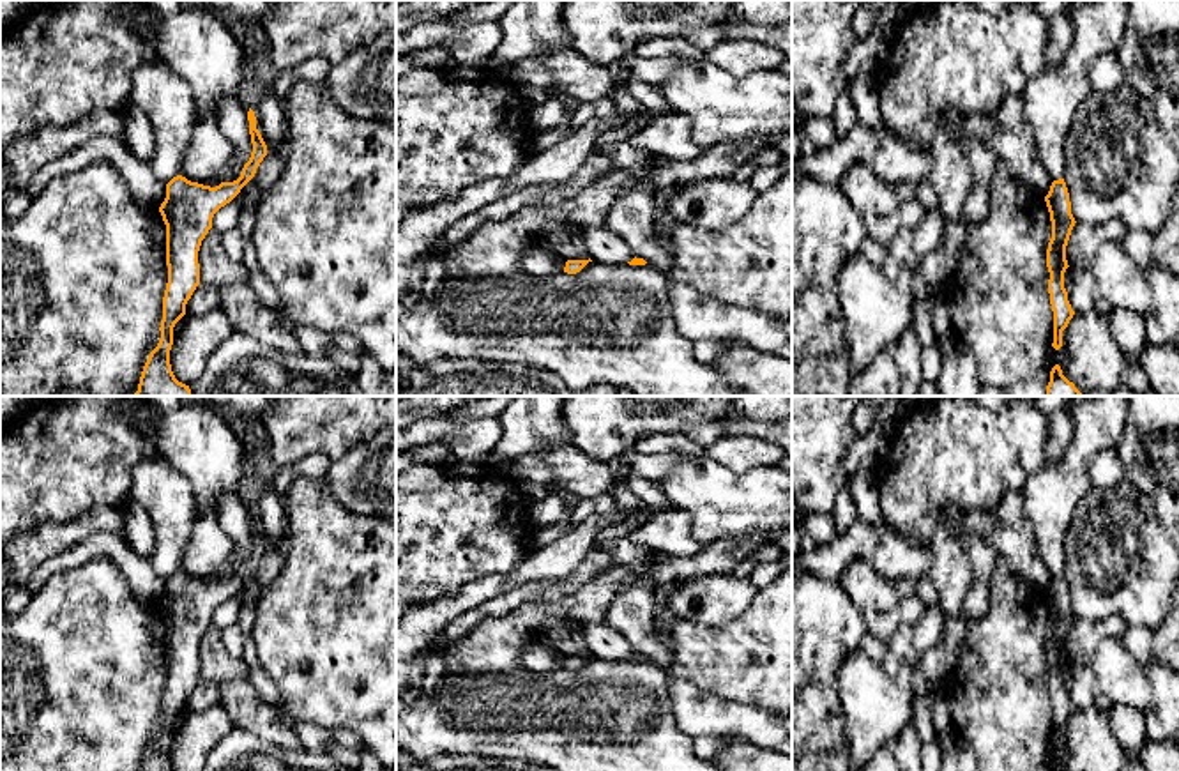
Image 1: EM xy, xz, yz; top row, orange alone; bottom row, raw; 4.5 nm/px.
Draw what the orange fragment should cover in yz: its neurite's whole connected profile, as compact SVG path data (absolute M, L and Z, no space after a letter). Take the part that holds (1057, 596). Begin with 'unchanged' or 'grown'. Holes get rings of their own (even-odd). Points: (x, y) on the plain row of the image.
unchanged; M1064 575L1052 578L1045 598L1052 617L1052 635L1046 645L1046 663L1050 668L1048 690L1053 707L1052 743L1059 746L1062 743L1062 727L1068 723L1069 716L1075 711L1068 697L1068 688L1064 684L1064 668L1069 663L1066 656L1066 642L1076 617L1071 610L1069 589Z

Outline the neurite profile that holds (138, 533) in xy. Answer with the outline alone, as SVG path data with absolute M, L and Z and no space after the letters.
M129 499L122 506L122 511L126 518L126 529L124 529L126 543L129 545L133 552L148 559L154 550L154 541L156 541L150 516L133 499Z

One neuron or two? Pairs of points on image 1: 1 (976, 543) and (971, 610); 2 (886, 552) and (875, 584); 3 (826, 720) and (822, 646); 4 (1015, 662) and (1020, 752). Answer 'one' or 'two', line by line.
1: one
2: two
3: one
4: one

